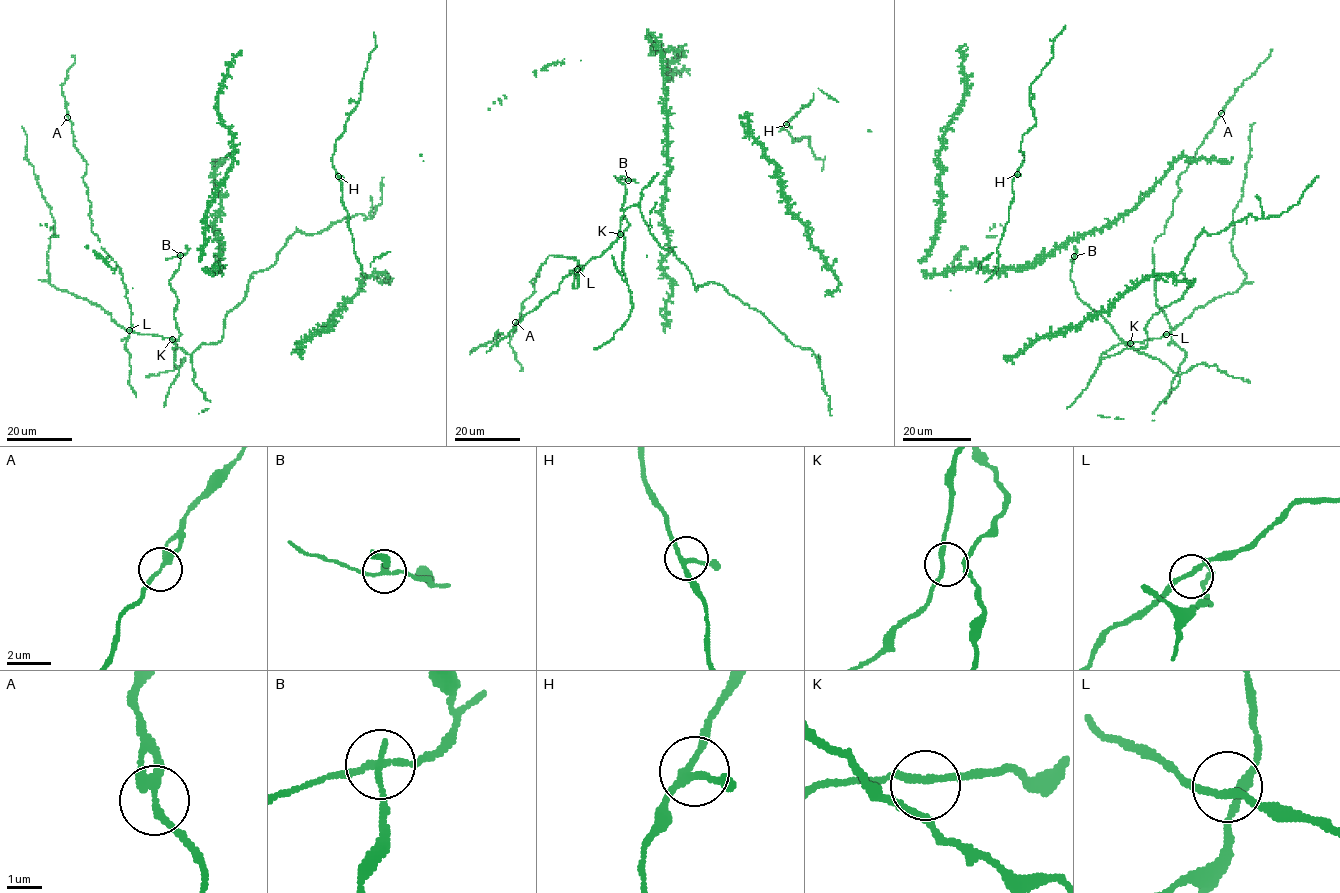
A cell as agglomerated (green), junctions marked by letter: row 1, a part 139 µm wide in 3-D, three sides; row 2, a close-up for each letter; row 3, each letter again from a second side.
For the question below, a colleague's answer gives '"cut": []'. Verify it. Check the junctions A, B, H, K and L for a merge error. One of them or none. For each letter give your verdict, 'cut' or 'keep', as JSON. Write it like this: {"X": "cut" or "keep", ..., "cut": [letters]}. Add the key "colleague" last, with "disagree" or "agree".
{"A": "keep", "B": "cut", "H": "keep", "K": "keep", "L": "keep", "cut": ["B"], "colleague": "disagree"}

